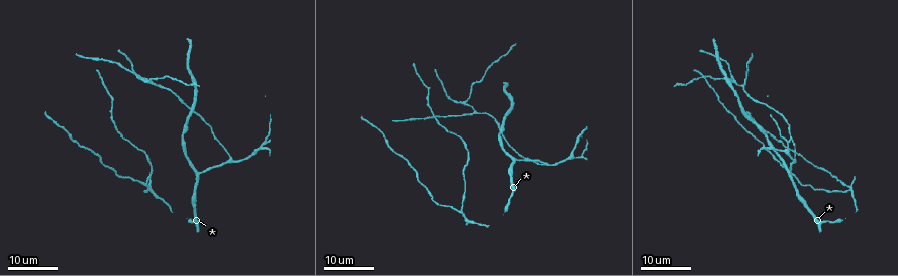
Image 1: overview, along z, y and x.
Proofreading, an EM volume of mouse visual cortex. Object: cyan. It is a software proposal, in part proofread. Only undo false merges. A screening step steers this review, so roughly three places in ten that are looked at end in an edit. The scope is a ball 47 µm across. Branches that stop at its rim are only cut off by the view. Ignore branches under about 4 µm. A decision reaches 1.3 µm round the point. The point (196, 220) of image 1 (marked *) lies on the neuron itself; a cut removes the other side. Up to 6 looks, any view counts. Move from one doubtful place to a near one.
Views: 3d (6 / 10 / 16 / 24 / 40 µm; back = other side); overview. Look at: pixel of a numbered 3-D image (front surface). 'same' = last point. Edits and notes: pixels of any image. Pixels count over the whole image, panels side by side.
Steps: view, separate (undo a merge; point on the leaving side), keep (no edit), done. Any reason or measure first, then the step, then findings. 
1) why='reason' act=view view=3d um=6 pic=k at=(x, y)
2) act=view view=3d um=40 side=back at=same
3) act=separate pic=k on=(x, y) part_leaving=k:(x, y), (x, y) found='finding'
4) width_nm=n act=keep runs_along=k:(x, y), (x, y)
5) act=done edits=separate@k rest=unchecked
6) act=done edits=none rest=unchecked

why='three arms meet' act=view view=3d um=24 pic=1 at=(231, 159)

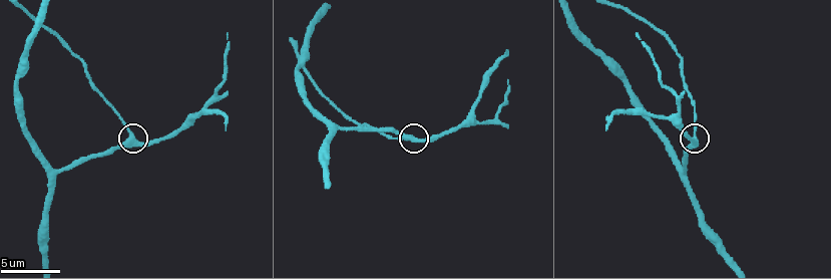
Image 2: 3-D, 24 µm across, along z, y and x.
act=view view=3d um=6 pic=2 at=(132, 138)

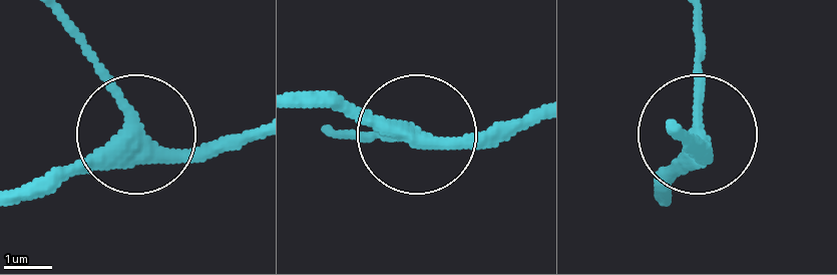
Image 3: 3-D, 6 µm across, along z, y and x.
arms=3 act=keep runs_along=3:(20, 200), (140, 136), (175, 152), (256, 141) found='all the same neuron'

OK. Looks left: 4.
act=view view=3d um=10 pic=2 at=(338, 126)

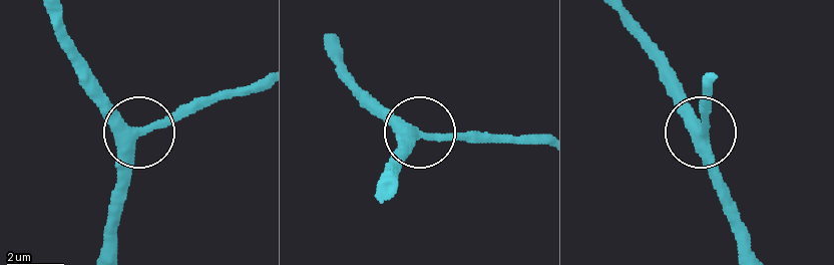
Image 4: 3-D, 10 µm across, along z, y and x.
side_arm_um=36 arms=3 act=keep found='one neuron here'

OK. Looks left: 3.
why='four or more arms meet' act=view view=3d um=16 pic=1 at=(851, 187)

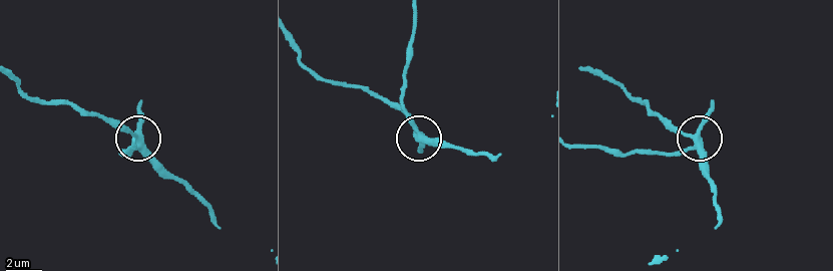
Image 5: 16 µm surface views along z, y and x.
act=view view=3d um=6 pic=5 at=(420, 133)

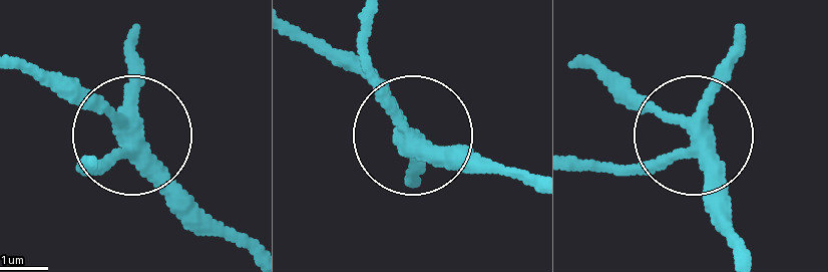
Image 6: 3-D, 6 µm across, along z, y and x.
side_arm_um=37 act=keep found='one neuron here'

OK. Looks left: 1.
act=done edits=none rest=unchecked

